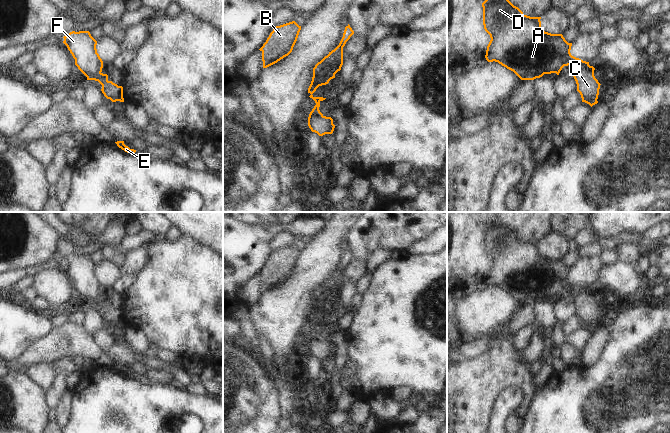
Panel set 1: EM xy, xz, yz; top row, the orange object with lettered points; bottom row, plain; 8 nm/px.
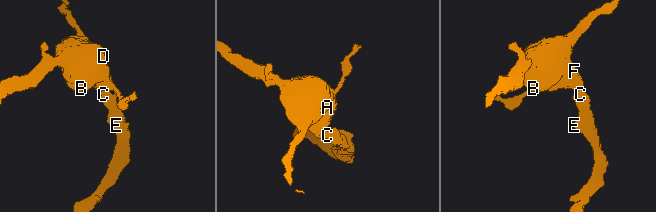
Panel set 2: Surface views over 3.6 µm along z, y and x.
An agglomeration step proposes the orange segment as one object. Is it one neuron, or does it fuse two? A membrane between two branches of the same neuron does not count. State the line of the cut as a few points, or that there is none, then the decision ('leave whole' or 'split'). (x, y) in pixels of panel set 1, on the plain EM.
no cut | leave whole

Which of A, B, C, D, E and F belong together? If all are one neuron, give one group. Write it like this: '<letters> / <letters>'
A B C D E F

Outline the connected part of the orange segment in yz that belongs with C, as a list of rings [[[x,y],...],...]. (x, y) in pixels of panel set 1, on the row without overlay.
[[[494,217],[483,227],[483,249],[490,259],[485,282],[488,286],[498,286],[513,295],[521,304],[534,304],[544,298],[559,299],[564,290],[574,289],[576,298],[573,300],[577,315],[582,326],[591,331],[598,327],[600,307],[594,300],[595,292],[589,286],[571,279],[572,267],[568,267],[562,258],[545,256],[541,251],[541,241],[530,241],[514,230],[506,221]]]

